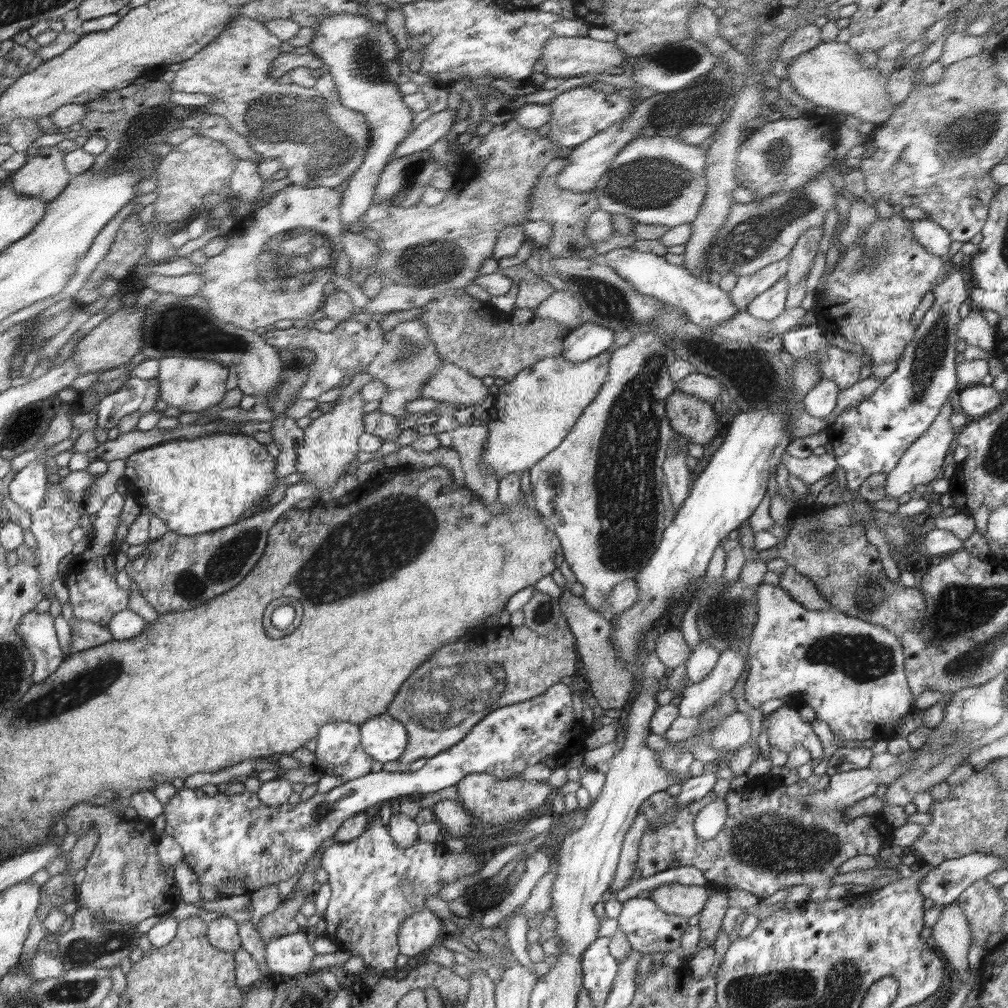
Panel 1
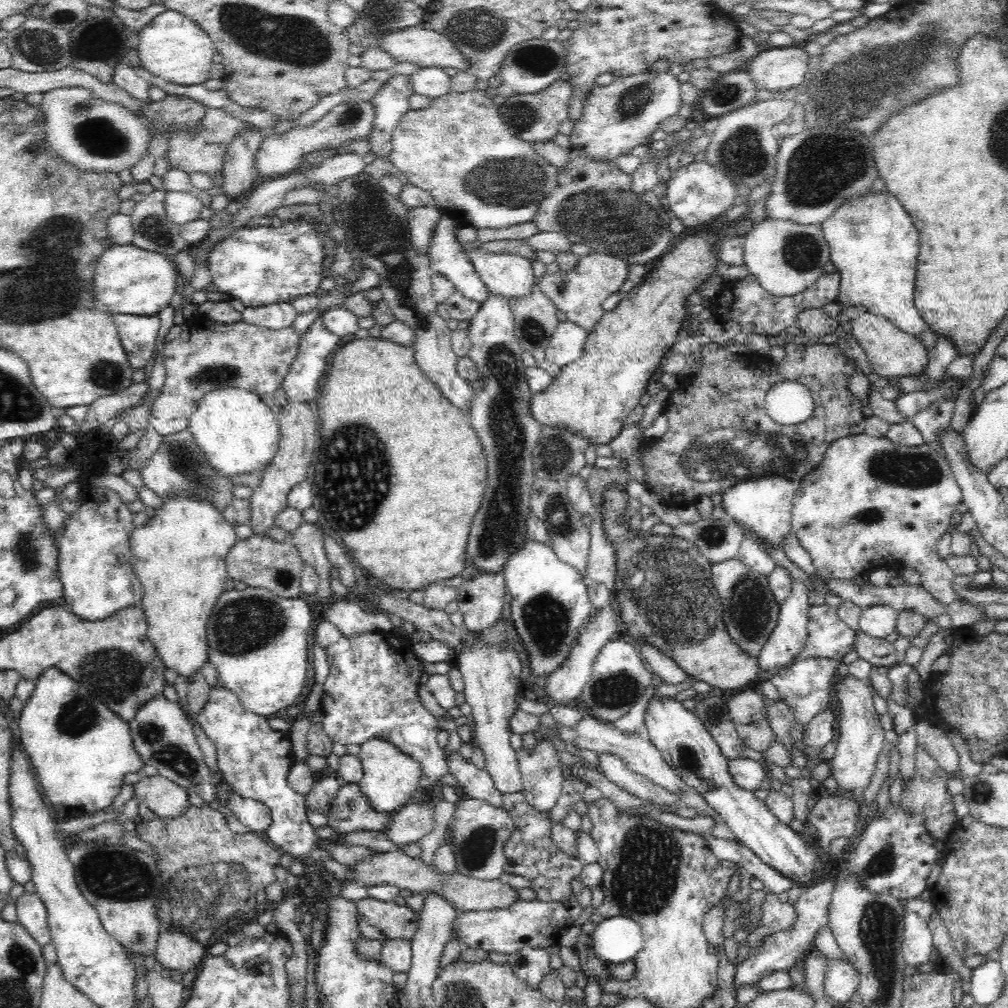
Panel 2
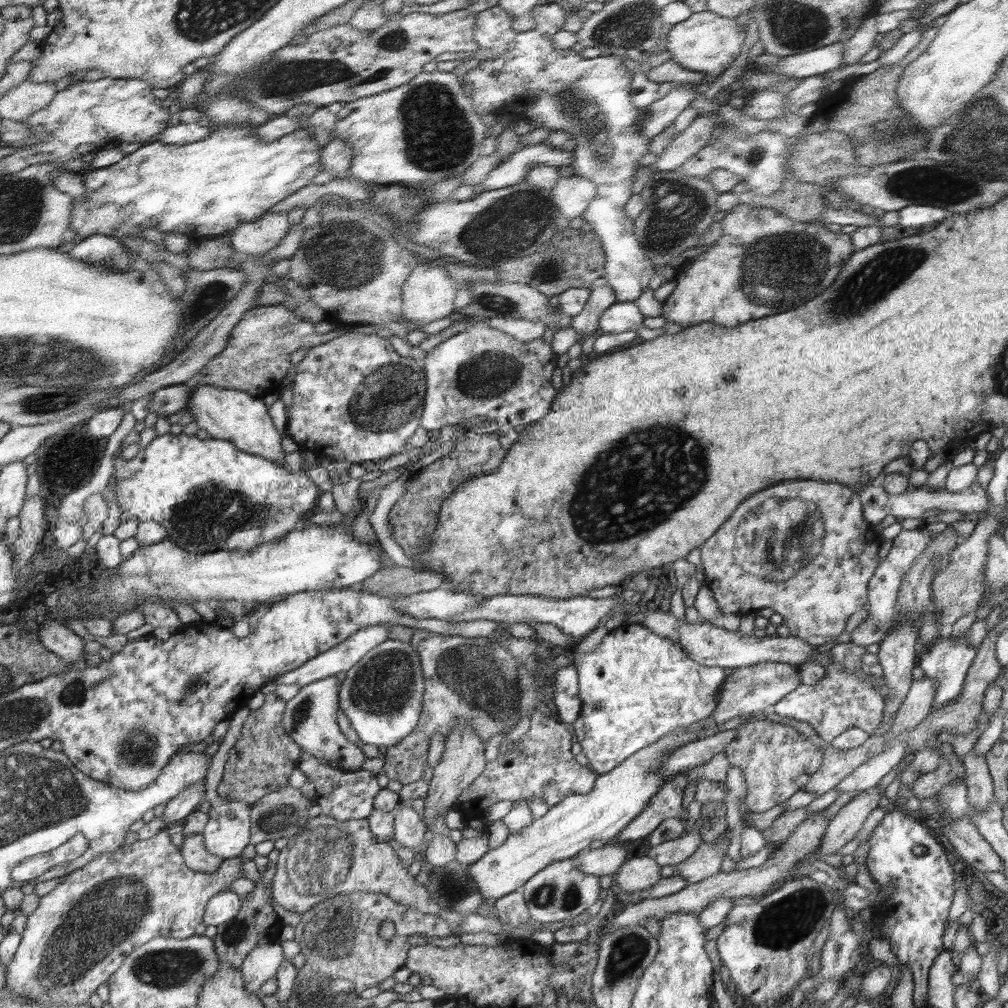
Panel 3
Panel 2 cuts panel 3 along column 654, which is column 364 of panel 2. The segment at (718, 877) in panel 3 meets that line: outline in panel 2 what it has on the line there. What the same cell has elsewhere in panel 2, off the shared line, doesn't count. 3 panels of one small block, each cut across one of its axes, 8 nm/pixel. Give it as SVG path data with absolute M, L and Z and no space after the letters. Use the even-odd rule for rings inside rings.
M366 897L355 902L359 916L372 926L379 928L385 934L386 939L413 939L414 933L417 931L417 920L419 913L408 907L401 906L396 901L382 901L374 899L374 897Z

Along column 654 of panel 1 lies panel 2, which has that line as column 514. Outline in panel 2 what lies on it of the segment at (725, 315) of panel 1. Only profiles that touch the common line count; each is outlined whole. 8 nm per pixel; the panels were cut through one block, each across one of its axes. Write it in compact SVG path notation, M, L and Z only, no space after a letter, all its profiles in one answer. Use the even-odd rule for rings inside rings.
M466 250L469 262L489 292L501 297L526 297L536 285L532 261L513 253Z

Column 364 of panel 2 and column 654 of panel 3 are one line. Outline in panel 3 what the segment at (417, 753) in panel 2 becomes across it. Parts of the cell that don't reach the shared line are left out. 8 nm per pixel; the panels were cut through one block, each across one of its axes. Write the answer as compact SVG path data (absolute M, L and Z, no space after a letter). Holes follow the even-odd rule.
M640 623L622 624L612 629L600 640L596 650L577 653L573 665L579 676L582 712L571 728L576 730L582 753L589 759L588 767L602 775L620 767L630 756L665 739L678 728L688 728L712 715L728 678L725 668L698 664L681 645Z

